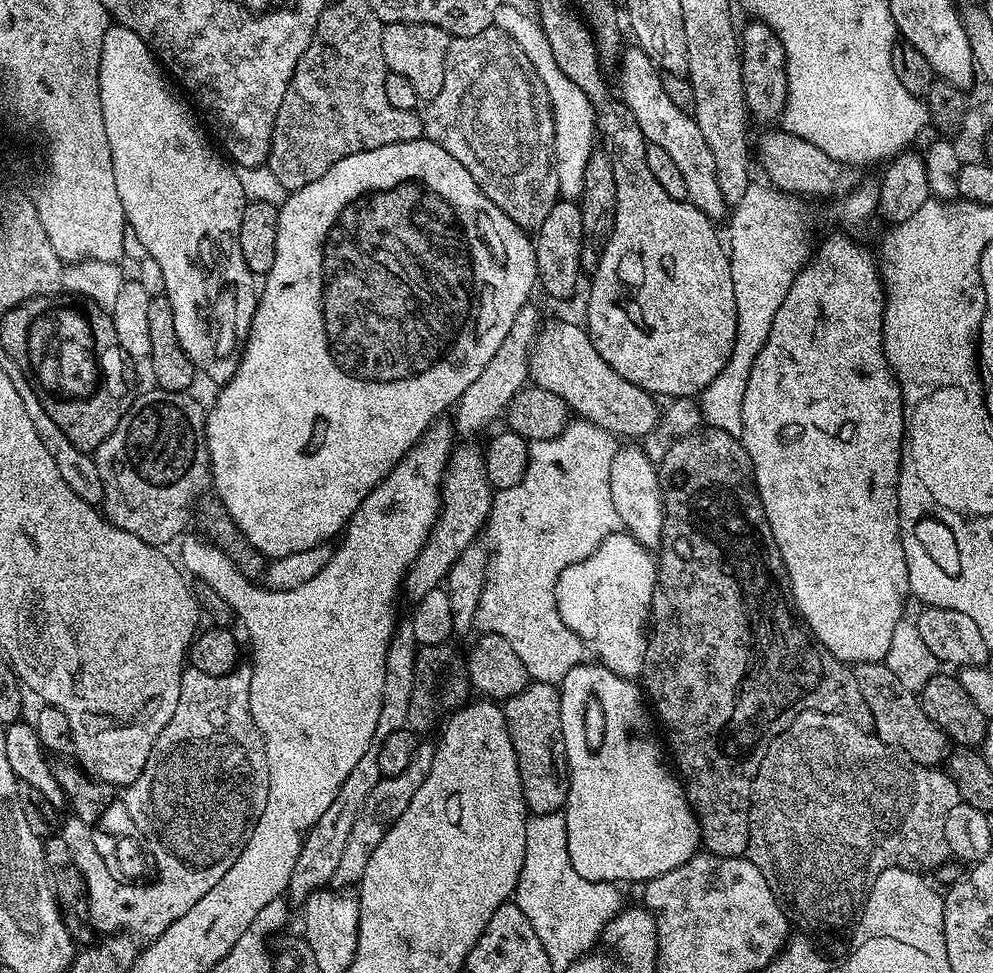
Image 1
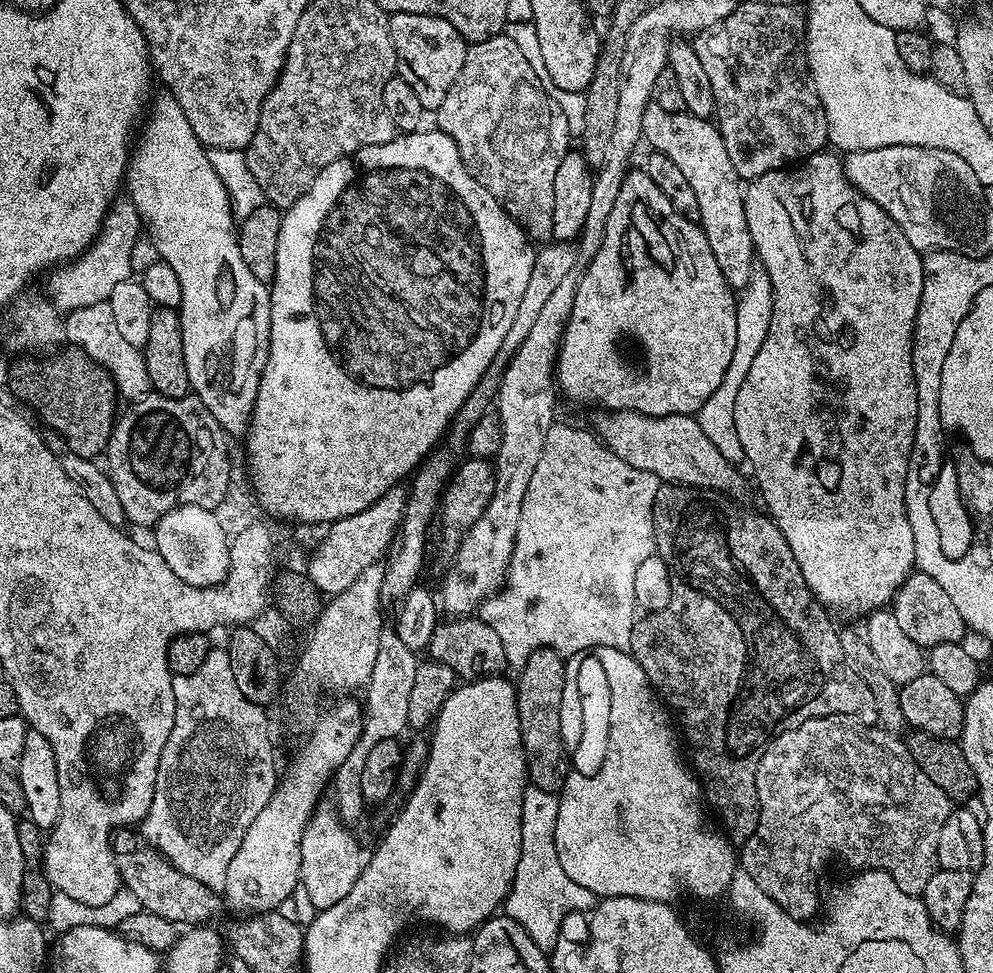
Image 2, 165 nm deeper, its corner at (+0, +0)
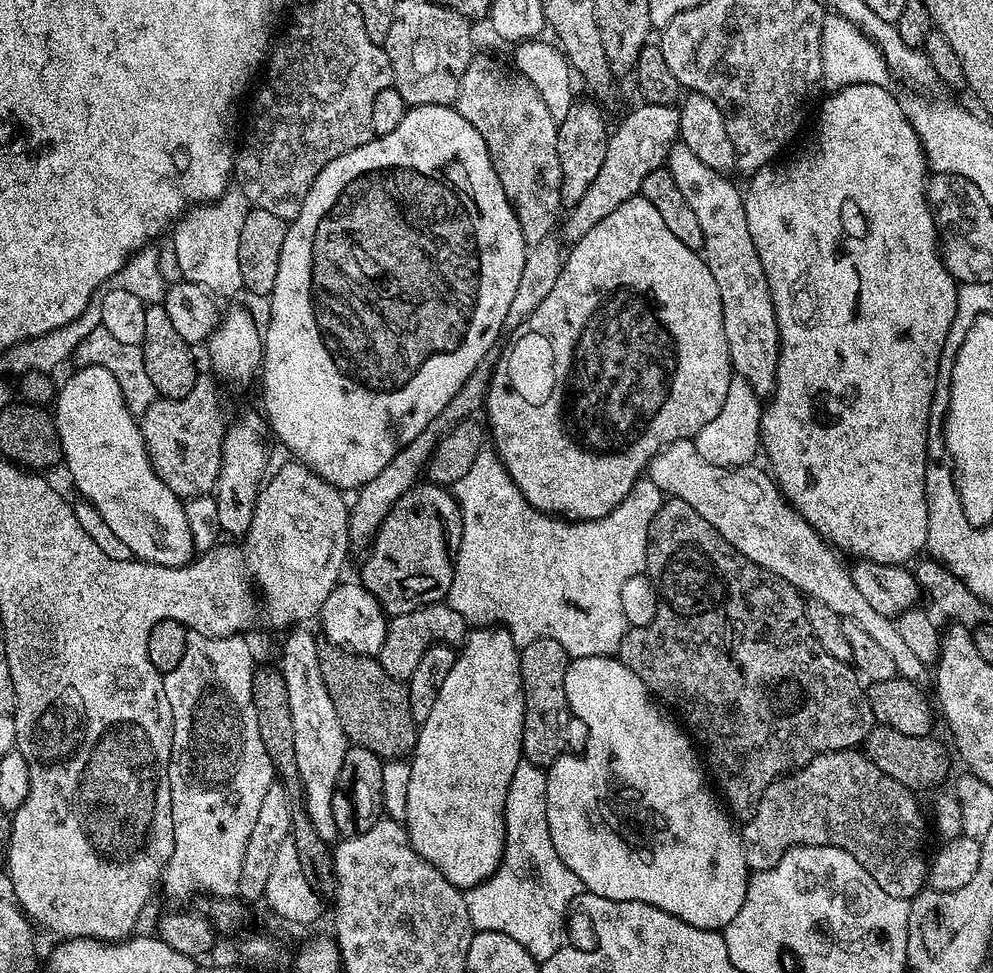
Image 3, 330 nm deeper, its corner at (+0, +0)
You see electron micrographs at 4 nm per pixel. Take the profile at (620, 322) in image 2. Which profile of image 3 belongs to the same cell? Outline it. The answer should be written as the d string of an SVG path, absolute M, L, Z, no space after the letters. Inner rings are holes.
M637 194L622 202L622 206L614 210L614 214L602 218L602 222L598 222L598 226L594 226L590 234L575 241L569 248L572 249L569 252L567 249L563 257L554 290L550 290L549 296L542 298L542 306L538 306L538 310L534 310L534 314L530 314L530 318L526 318L515 329L512 349L502 353L500 361L495 361L484 408L488 412L486 428L494 451L526 502L539 512L575 522L597 520L610 514L610 510L614 510L618 502L622 502L622 498L630 494L636 481L645 475L648 463L667 444L692 440L698 435L702 426L706 426L706 422L712 421L718 415L718 410L722 410L722 402L726 402L726 390L730 390L734 373L722 318L722 294L718 294L718 282L714 282L710 266L697 249L684 245L667 228L665 220L658 215L658 210L654 210L654 206L650 206L644 196ZM544 356L552 359L552 369L548 372L548 380L552 384L544 384L544 367L548 364Z

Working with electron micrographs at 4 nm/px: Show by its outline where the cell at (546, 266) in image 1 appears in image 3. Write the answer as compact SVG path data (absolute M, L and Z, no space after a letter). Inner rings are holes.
M591 98L573 99L566 118L556 125L558 130L558 166L562 166L562 190L560 202L565 209L571 210L590 190L590 185L598 175L598 169L606 159L606 146L610 135L610 124L604 121L605 109Z

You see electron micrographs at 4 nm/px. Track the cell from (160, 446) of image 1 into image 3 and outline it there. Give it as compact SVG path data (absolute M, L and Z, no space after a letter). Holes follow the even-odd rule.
M197 375L194 390L190 390L186 398L156 399L138 420L148 457L158 478L162 478L168 489L181 498L209 495L220 477L226 420L220 417L217 381L208 376Z

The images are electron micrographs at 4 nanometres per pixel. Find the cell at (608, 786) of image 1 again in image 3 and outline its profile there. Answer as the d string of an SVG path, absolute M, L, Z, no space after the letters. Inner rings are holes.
M611 656L575 657L566 670L566 698L570 712L580 712L580 716L588 720L586 726L592 734L592 740L588 740L588 756L584 756L584 760L561 760L558 757L547 769L546 822L550 830L550 842L552 848L558 850L558 858L562 858L562 862L566 862L568 869L578 874L578 878L591 895L626 902L646 902L650 906L658 906L658 910L666 910L666 914L674 914L674 918L682 922L690 922L690 926L698 926L702 930L711 932L723 930L727 924L734 922L738 910L742 910L742 902L746 902L750 869L746 862L744 842L738 828L735 828L737 825L733 817L722 807L713 789L711 787L708 789L704 785L705 769L702 767L697 745L691 735L671 715L668 717L660 713L661 705L654 699L653 693L648 691L642 678L638 678L638 674L634 674L634 670L627 668L618 658Z

